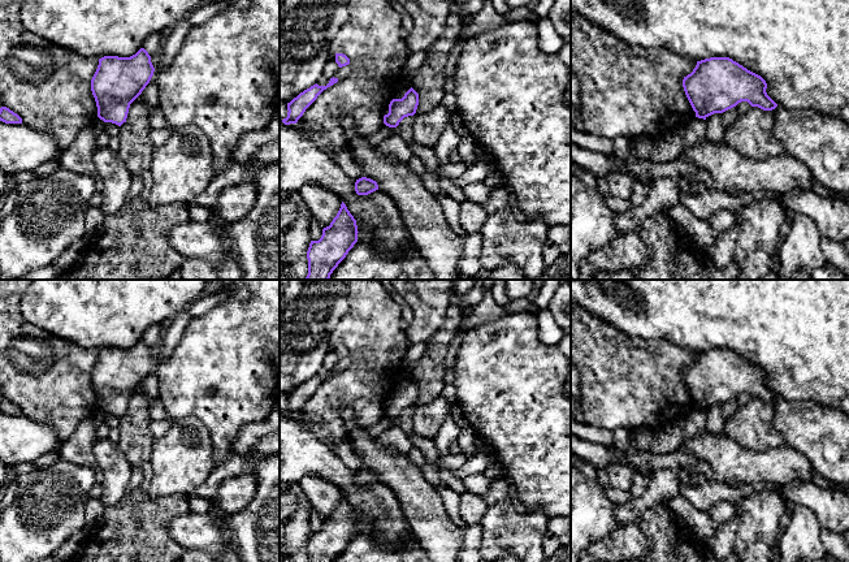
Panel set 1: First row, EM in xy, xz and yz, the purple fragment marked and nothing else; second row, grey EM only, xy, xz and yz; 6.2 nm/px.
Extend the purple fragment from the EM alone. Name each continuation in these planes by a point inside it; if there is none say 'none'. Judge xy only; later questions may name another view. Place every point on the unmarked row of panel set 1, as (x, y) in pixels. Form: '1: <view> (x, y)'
none

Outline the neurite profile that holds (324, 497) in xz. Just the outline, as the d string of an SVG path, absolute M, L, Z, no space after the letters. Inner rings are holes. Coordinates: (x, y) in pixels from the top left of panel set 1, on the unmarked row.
M307 476L298 484L321 519L329 518L341 500L342 492L339 488L317 476Z

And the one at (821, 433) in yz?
M777 397L774 424L785 446L801 453L816 474L840 485L849 483L849 418L839 408Z

